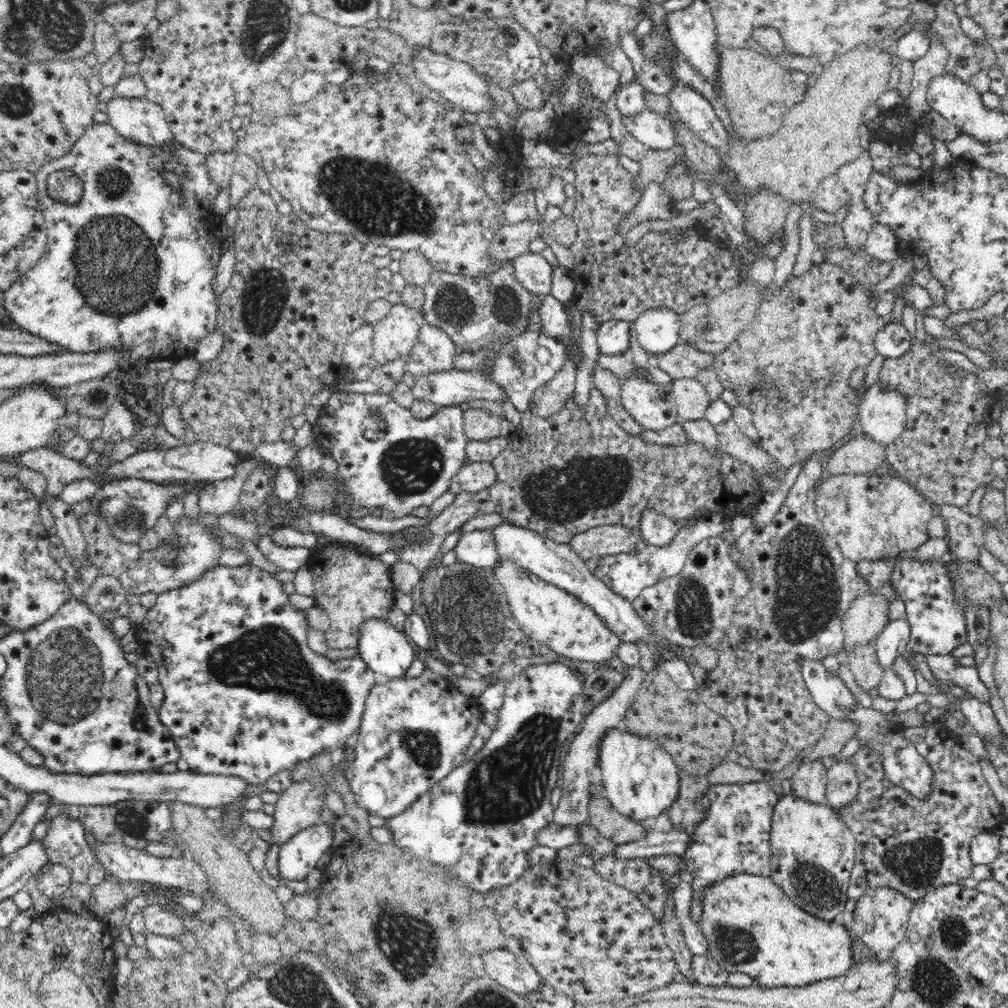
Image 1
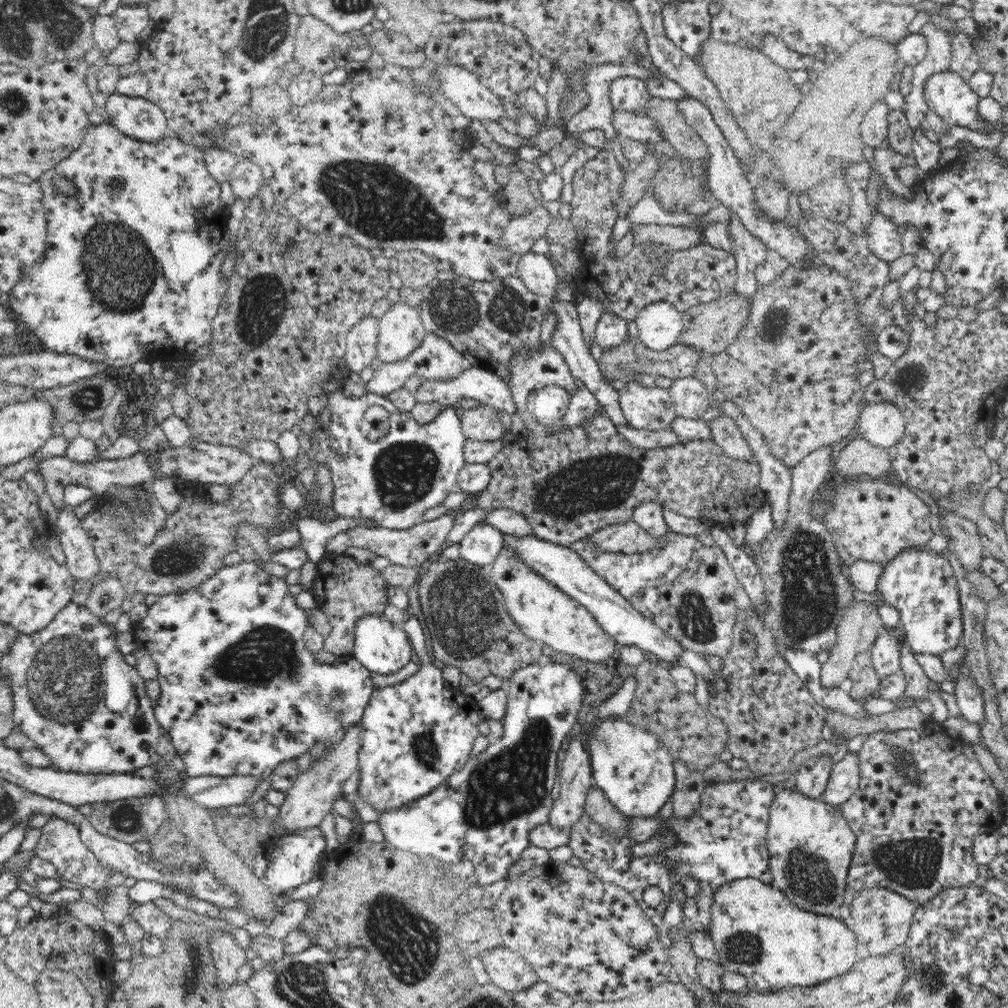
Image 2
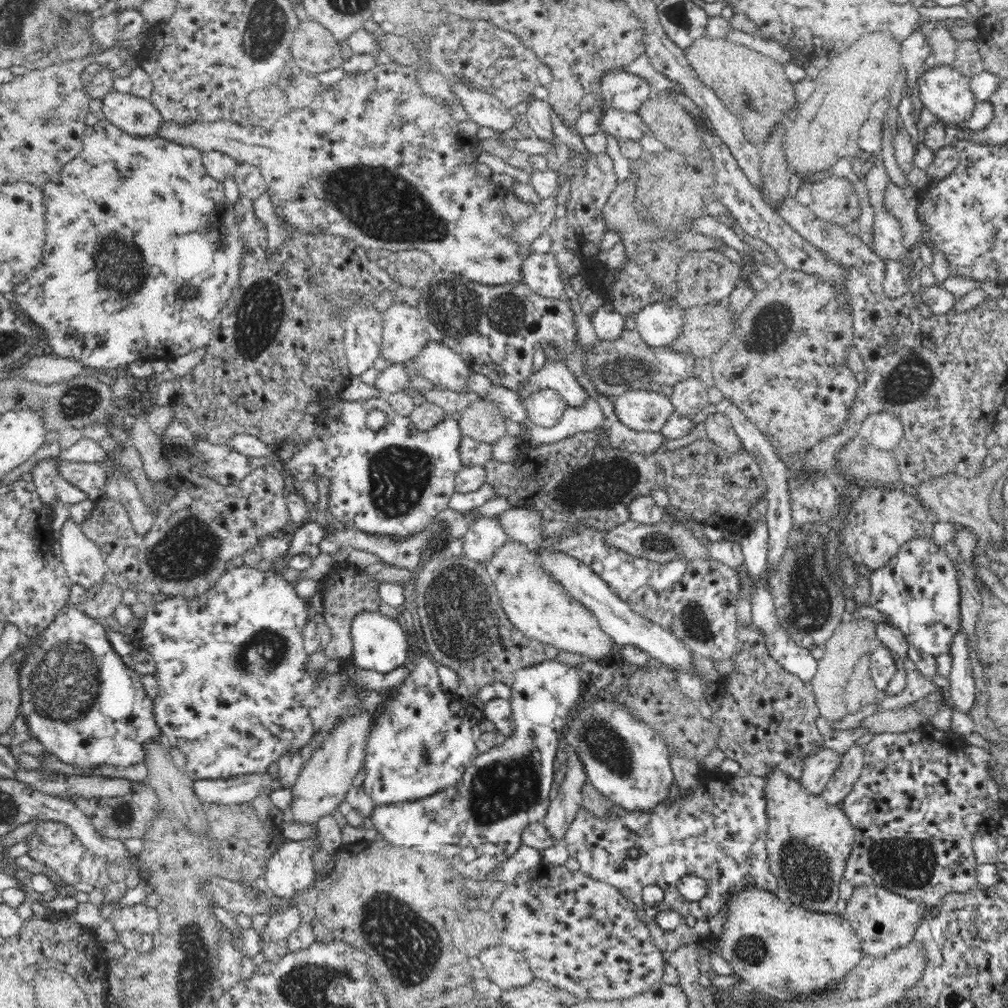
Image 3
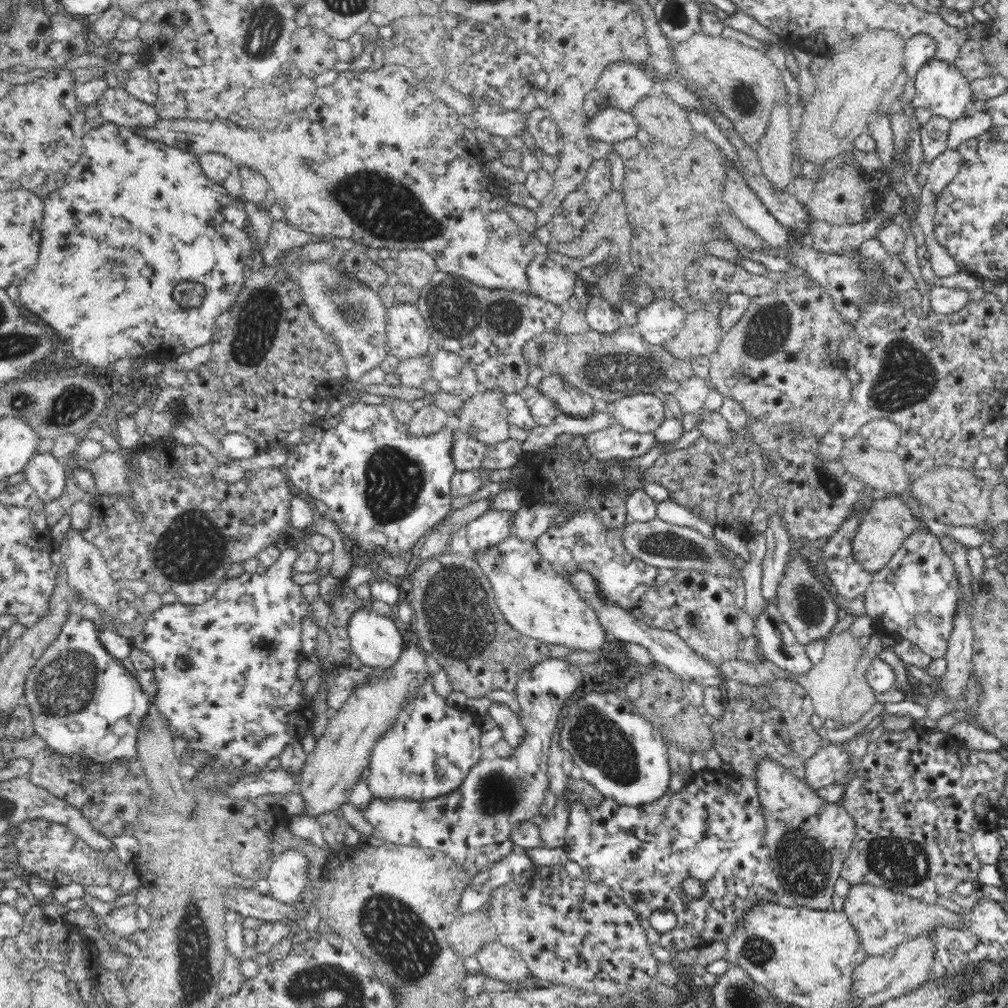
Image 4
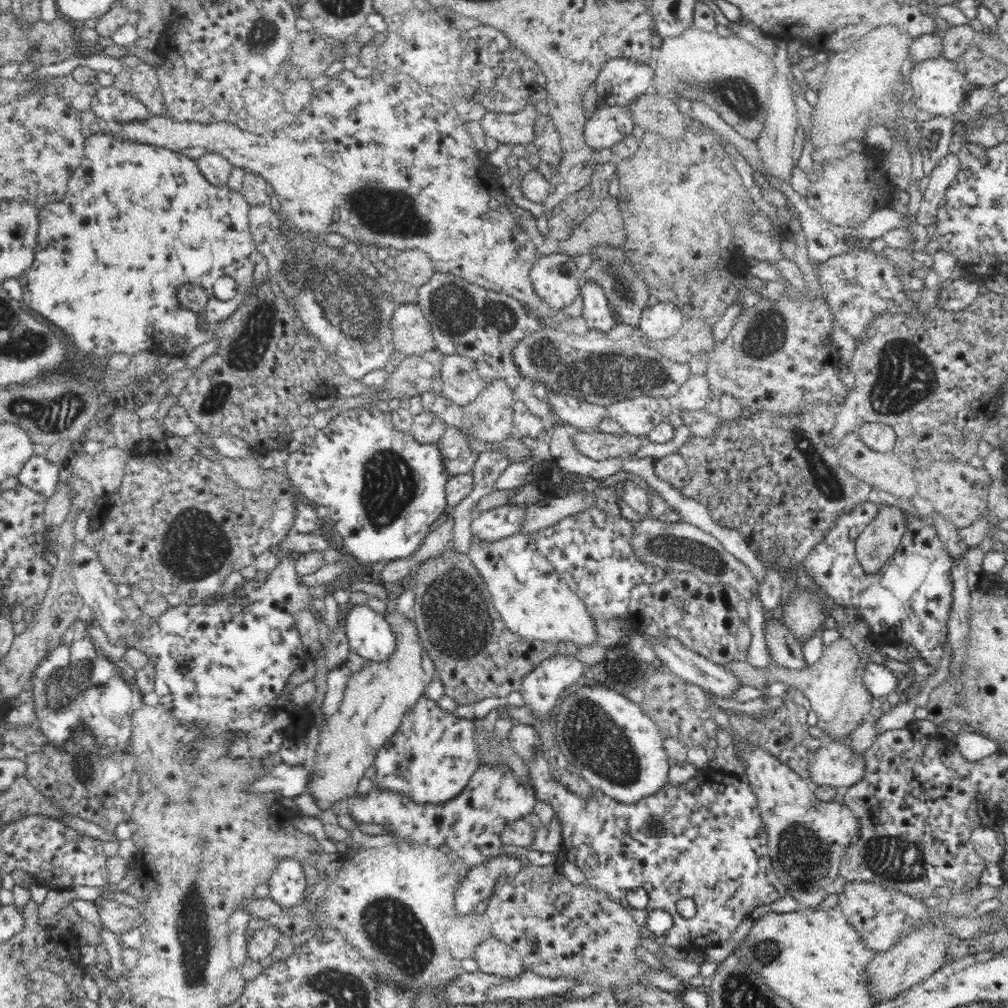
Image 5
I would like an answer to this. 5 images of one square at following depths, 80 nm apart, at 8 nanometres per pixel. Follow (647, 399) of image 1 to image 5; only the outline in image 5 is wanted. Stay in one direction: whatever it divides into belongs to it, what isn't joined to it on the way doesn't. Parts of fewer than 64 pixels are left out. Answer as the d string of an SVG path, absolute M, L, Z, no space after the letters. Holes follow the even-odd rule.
M642 395L613 402L606 407L608 416L618 422L628 435L649 434L663 421L657 396Z

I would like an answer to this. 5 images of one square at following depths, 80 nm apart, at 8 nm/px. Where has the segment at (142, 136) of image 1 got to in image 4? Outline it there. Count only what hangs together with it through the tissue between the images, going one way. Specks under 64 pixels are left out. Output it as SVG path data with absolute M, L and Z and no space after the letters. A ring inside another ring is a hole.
M108 87L96 102L99 121L114 123L120 127L136 130L142 126L152 126L160 117L157 110L120 87Z

